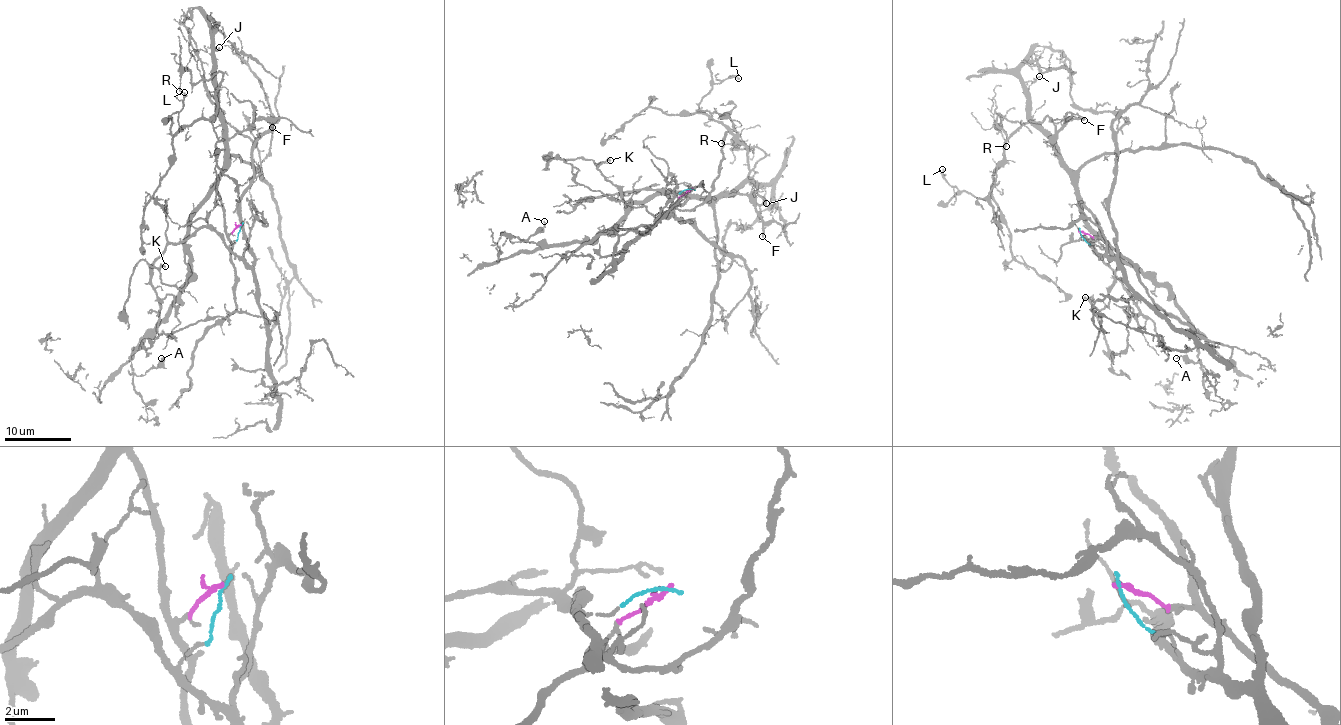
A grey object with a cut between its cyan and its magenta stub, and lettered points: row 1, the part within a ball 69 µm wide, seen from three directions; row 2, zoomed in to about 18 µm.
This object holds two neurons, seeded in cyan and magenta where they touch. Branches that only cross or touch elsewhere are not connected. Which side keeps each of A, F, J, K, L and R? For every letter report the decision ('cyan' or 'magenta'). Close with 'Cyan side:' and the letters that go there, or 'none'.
A: magenta
F: magenta
J: magenta
K: magenta
L: magenta
R: magenta
Cyan side: none

